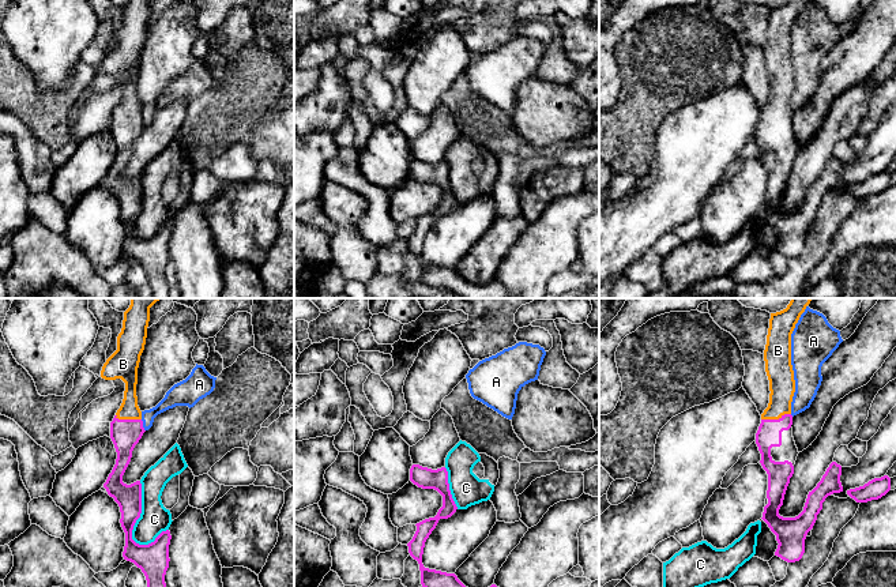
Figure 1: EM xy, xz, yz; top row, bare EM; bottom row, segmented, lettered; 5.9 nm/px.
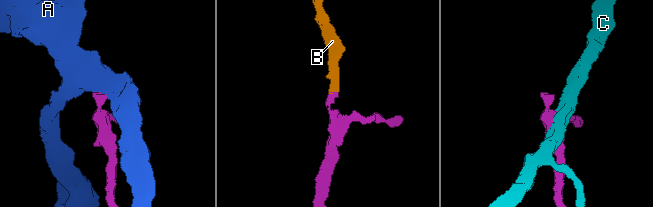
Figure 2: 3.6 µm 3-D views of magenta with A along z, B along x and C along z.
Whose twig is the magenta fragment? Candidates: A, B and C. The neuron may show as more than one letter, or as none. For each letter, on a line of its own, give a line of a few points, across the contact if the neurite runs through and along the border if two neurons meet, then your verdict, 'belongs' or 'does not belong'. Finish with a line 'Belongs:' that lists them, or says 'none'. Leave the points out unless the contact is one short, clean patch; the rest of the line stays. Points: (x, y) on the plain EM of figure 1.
A: does not belong
B: line yz (770, 127), (775, 115), (779, 106), (782, 79); belongs
C: does not belong
Belongs: B

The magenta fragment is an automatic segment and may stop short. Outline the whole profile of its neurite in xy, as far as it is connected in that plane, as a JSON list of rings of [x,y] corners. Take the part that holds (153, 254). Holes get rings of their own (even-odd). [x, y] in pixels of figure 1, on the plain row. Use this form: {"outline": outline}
{"outline": [[[129,0],[124,7],[123,23],[117,31],[117,45],[106,54],[101,65],[102,74],[121,74],[125,78],[123,98],[110,117],[110,133],[117,154],[103,183],[120,202],[120,218],[125,227],[124,255],[133,257],[144,268],[147,283],[151,287],[151,298],[169,298],[165,270],[170,256],[170,226],[162,226],[148,240],[139,240],[132,234],[133,221],[142,208],[142,178],[140,176],[131,180],[123,177],[132,146],[146,127],[142,106],[138,101],[136,79],[151,1]]]}

